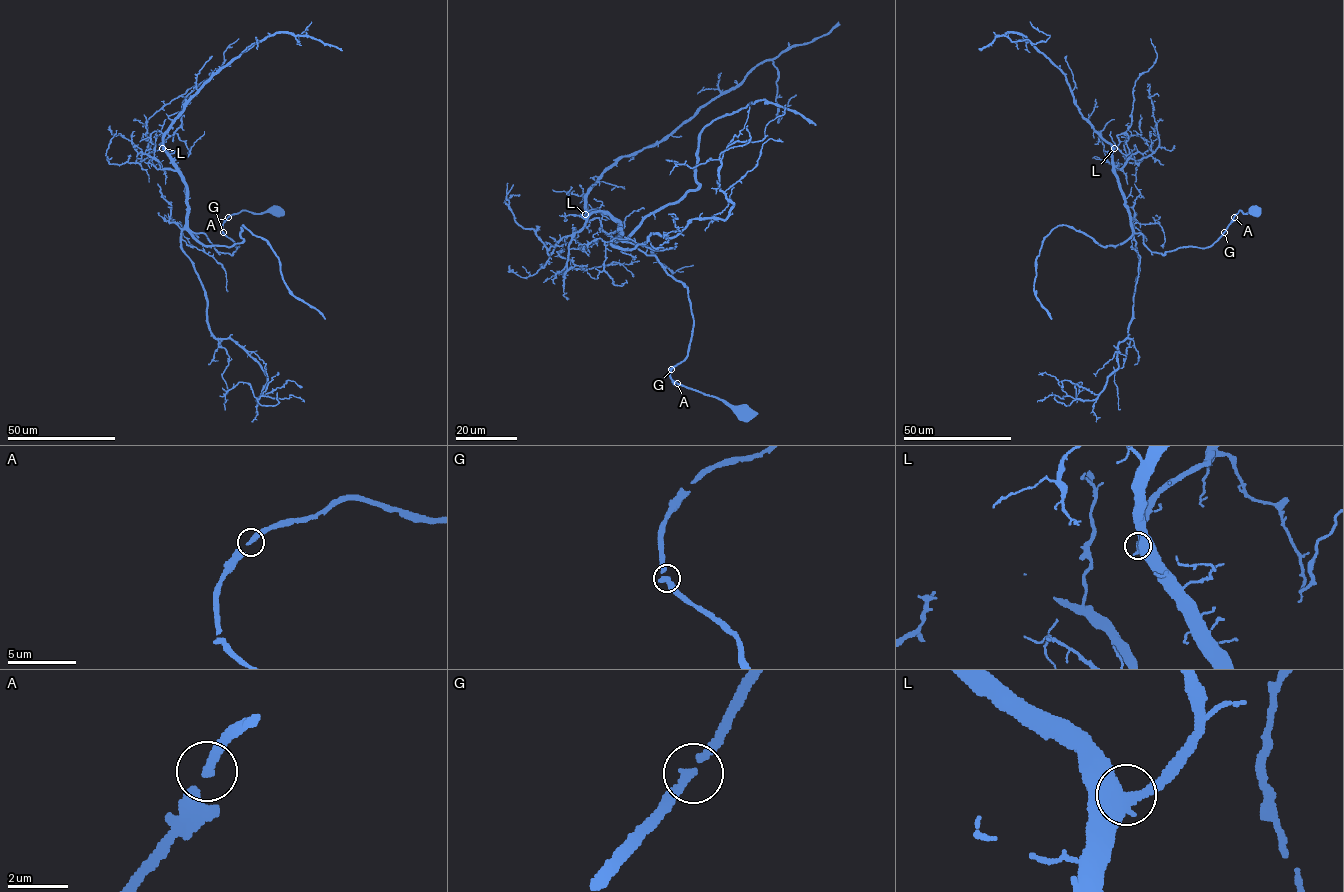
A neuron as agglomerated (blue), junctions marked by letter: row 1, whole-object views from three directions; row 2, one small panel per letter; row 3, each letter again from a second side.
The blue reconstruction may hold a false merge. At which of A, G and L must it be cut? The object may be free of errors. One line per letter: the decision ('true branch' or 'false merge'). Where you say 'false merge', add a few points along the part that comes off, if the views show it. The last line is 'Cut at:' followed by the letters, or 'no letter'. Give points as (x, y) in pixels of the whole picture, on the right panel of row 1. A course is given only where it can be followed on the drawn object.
A: true branch
G: true branch
L: true branch
Cut at: no letter

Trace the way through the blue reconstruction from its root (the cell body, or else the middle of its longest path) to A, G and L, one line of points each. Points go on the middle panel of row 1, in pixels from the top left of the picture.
A: (746, 414), (734, 411), (715, 397), (678, 383)
G: (746, 414), (734, 411), (715, 397), (678, 385), (671, 377), (671, 369)
L: (746, 414), (671, 377), (690, 346), (693, 315), (688, 289), (655, 256), (625, 242), (609, 214), (585, 214)

